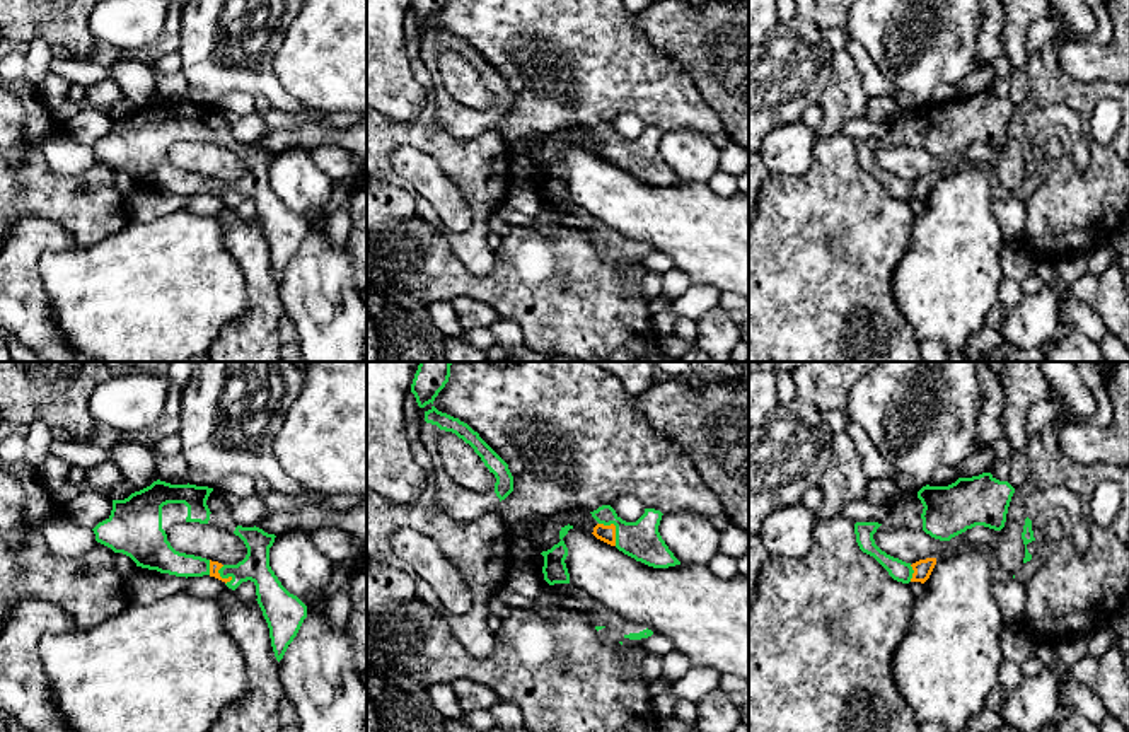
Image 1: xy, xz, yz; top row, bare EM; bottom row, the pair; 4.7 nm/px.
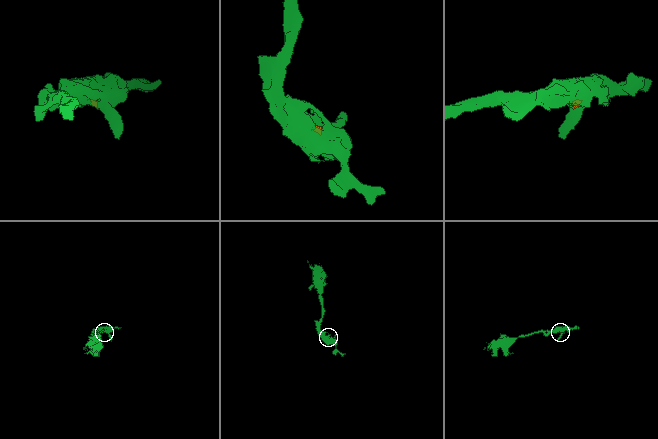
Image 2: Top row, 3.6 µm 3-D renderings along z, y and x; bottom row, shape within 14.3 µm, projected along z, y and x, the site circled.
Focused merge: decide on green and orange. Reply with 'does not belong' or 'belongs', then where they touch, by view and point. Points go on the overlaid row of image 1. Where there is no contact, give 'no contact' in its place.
belongs | xz (616, 528)

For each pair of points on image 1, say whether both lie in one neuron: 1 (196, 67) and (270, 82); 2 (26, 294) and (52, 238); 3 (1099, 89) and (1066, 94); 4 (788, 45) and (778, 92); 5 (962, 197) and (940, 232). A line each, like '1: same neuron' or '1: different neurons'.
1: same neuron
2: same neuron
3: same neuron
4: same neuron
5: same neuron

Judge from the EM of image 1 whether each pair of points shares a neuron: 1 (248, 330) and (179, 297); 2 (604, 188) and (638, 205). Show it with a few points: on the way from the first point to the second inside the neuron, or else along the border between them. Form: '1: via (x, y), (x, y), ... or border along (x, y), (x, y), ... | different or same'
1: border along (246, 284), (248, 309), (232, 319), (210, 343) | different
2: via (613, 197), (630, 205) | same

